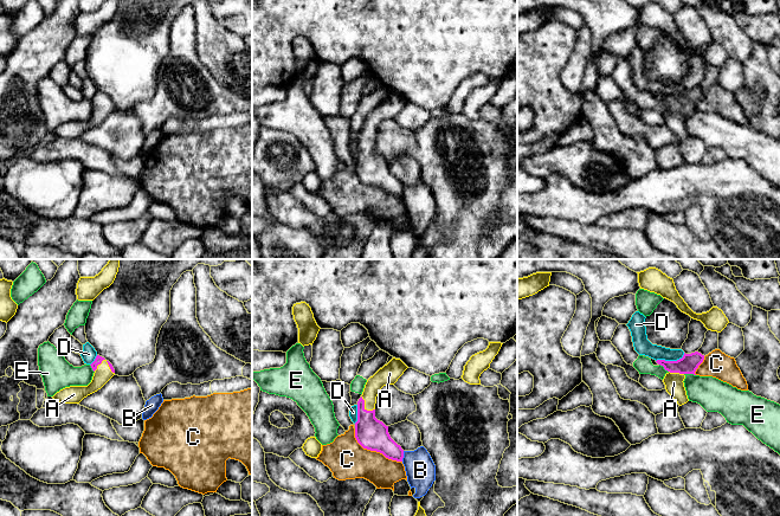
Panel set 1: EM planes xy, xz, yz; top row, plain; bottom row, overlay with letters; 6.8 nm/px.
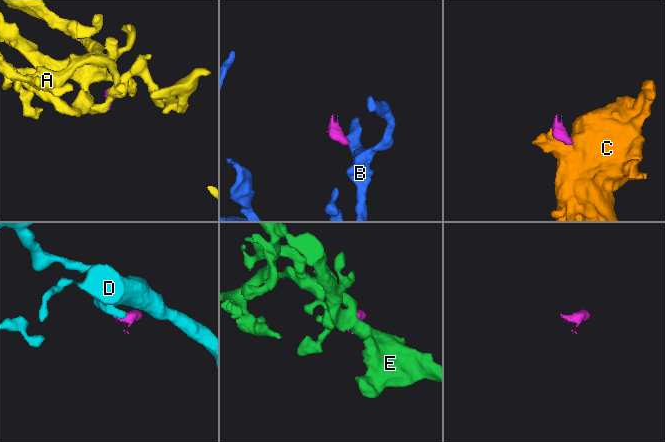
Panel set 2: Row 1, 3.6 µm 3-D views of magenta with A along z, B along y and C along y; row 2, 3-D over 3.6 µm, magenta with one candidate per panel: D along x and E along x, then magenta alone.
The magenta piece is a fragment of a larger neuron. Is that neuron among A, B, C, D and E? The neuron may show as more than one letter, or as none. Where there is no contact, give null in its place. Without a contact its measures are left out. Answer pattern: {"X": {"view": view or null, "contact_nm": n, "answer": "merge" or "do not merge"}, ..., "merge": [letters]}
{"A": {"view": "xy", "contact_nm": 140, "answer": "merge"}, "B": {"view": "xz", "contact_nm": 70, "answer": "do not merge"}, "C": {"view": "xz", "contact_nm": 400, "answer": "do not merge"}, "D": {"view": "yz", "contact_nm": 200, "answer": "do not merge"}, "E": {"view": "yz", "contact_nm": 80, "answer": "do not merge"}, "merge": ["A"]}

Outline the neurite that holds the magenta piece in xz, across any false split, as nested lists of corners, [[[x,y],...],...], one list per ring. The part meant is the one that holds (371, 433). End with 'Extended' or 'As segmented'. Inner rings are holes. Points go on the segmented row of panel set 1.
[[[393,357],[387,365],[370,376],[357,401],[357,421],[355,423],[355,438],[367,450],[382,453],[386,458],[402,462],[404,450],[388,433],[388,426],[375,418],[376,396],[387,385],[394,385],[408,367]]]. Extended

